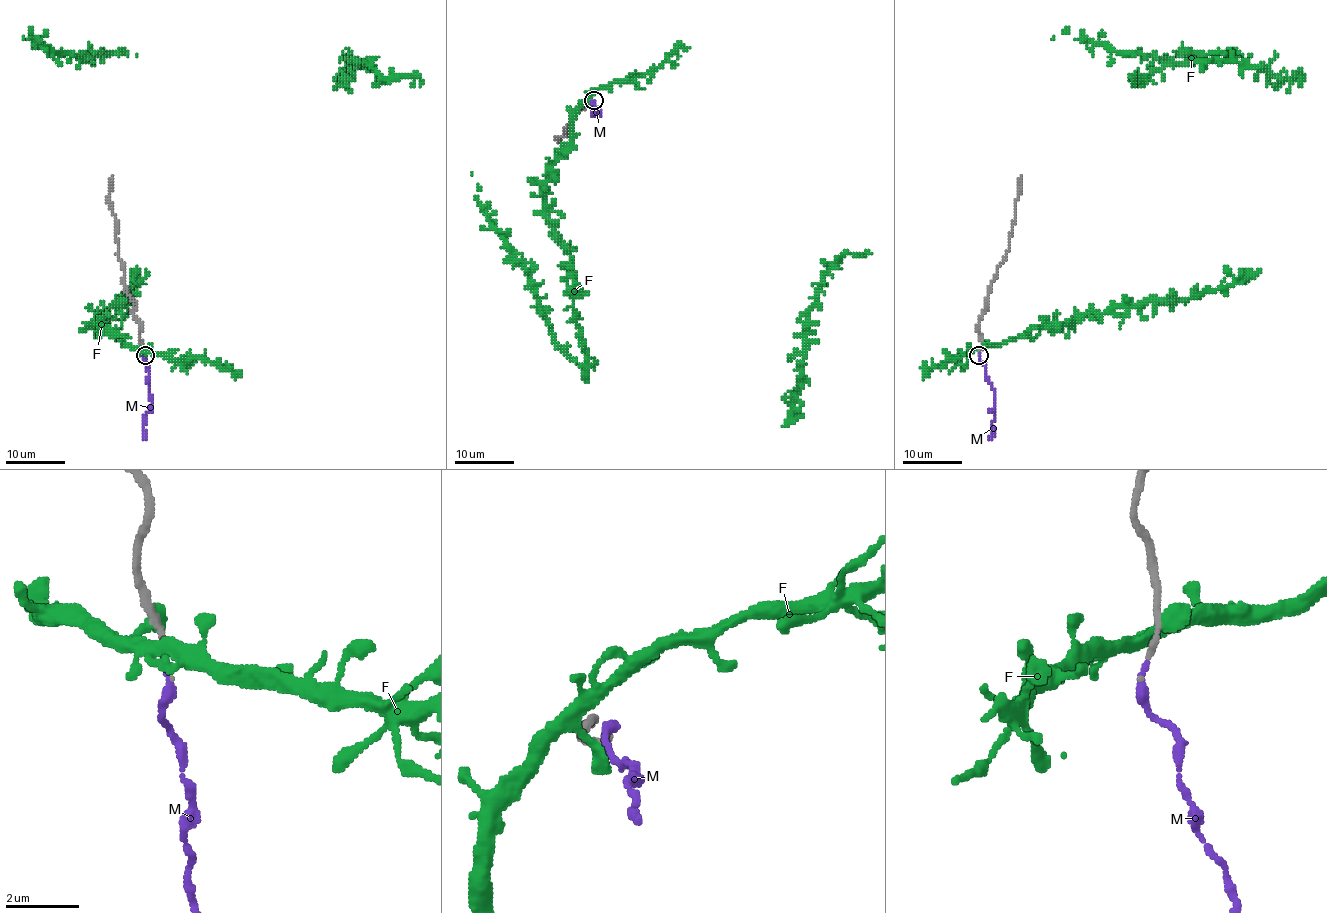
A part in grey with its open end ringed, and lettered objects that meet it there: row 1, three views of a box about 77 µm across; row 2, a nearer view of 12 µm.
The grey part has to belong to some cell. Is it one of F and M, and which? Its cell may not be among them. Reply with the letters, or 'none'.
none

